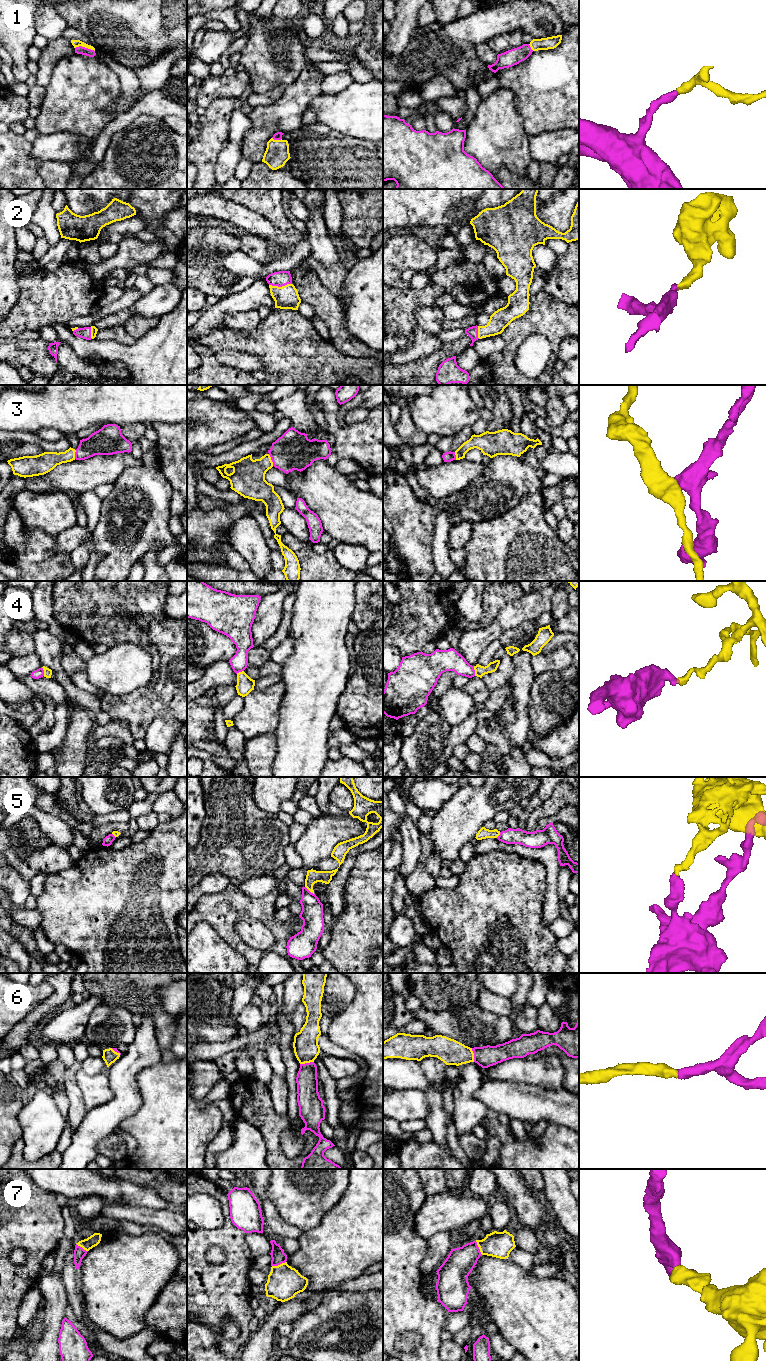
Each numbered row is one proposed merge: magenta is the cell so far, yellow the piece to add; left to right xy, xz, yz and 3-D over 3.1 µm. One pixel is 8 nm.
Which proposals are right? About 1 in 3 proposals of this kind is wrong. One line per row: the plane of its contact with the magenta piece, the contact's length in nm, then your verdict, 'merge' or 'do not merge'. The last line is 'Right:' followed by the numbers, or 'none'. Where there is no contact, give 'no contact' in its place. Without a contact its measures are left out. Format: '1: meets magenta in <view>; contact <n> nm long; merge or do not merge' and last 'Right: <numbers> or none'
1: meets magenta in xy; contact 160 nm long; merge
2: meets magenta in xz; contact 180 nm long; merge
3: meets magenta in xz; contact 100 nm long; do not merge
4: meets magenta in yz; contact 80 nm long; do not merge
5: meets magenta in xz; contact 100 nm long; do not merge
6: meets magenta in xz; contact 110 nm long; merge
7: meets magenta in yz; contact 130 nm long; merge
Right: 1, 2, 6, 7

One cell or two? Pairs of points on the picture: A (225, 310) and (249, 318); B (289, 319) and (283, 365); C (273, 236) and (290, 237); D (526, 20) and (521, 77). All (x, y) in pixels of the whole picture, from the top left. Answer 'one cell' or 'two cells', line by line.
A: two cells
B: one cell
C: one cell
D: two cells

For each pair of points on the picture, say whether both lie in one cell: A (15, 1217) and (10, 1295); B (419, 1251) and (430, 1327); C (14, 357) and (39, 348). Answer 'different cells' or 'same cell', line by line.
A: same cell
B: same cell
C: same cell

